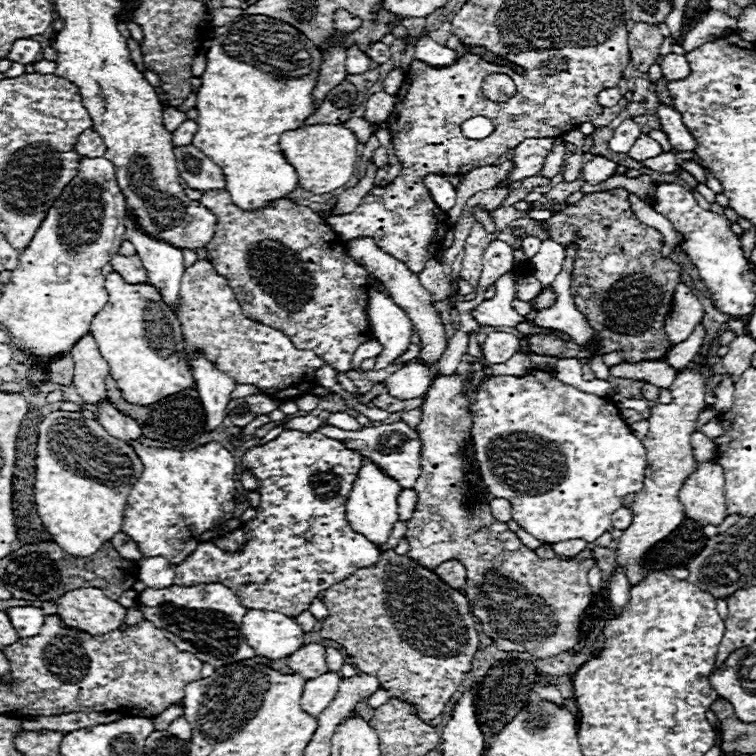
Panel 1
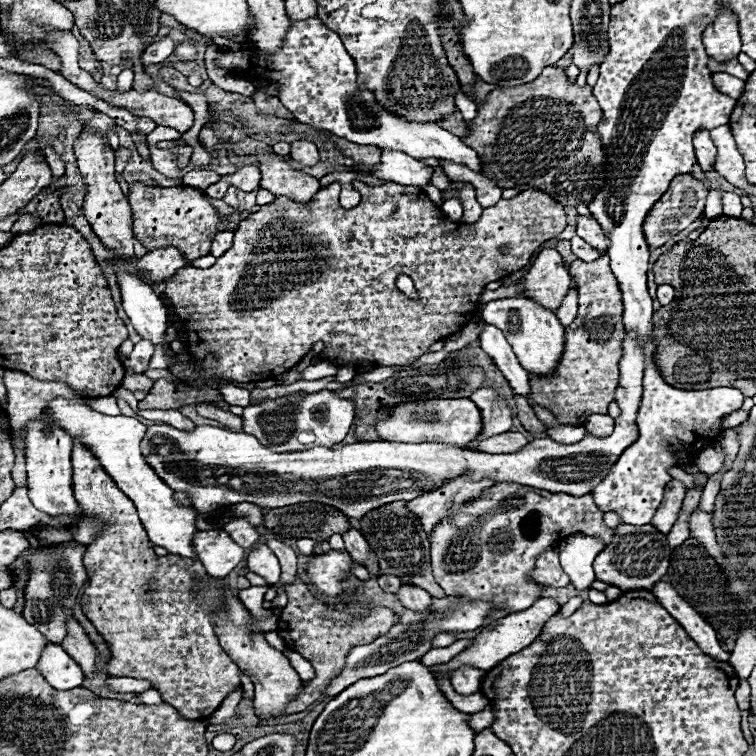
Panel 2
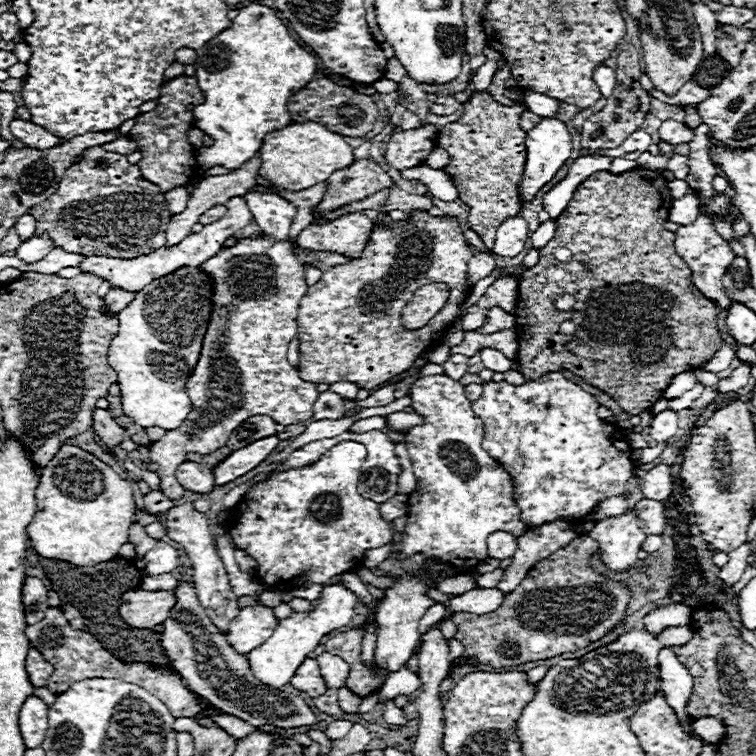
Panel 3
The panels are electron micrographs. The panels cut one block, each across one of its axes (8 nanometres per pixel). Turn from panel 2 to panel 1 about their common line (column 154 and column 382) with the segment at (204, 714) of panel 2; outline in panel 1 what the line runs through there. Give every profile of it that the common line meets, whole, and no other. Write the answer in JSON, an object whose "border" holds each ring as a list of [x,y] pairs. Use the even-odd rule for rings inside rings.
{"border":[[[394,550],[382,552],[380,560],[368,568],[366,572],[354,572],[348,580],[322,592],[322,602],[330,614],[322,622],[320,636],[338,642],[360,672],[376,676],[380,688],[386,690],[390,698],[412,702],[418,718],[430,722],[462,686],[464,674],[470,670],[472,658],[478,650],[480,640],[470,614],[470,602],[460,590],[450,588],[434,572],[428,572],[428,568],[406,556],[398,556]]]}

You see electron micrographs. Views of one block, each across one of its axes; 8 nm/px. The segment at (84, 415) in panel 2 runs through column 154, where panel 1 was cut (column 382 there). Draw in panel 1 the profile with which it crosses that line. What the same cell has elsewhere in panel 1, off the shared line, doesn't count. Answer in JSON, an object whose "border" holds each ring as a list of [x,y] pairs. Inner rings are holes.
{"border":[[[364,458],[364,466],[358,472],[358,478],[356,478],[352,492],[348,496],[348,502],[346,502],[348,524],[352,524],[352,528],[356,532],[360,532],[368,540],[372,540],[372,544],[376,544],[376,546],[386,544],[394,524],[398,522],[398,512],[396,512],[398,510],[398,502],[396,502],[398,492],[400,492],[398,482],[392,480],[390,476],[386,476],[384,472],[380,472],[370,460]]]}

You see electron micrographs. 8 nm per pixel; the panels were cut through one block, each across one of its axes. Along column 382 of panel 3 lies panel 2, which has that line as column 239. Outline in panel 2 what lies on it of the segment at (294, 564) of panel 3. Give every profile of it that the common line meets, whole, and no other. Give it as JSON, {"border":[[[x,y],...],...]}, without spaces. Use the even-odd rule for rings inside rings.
{"border":[[[244,518],[232,520],[230,524],[226,524],[222,530],[226,530],[236,544],[240,544],[242,548],[250,548],[260,540],[260,534],[256,532],[256,528],[252,524],[248,524]]]}

